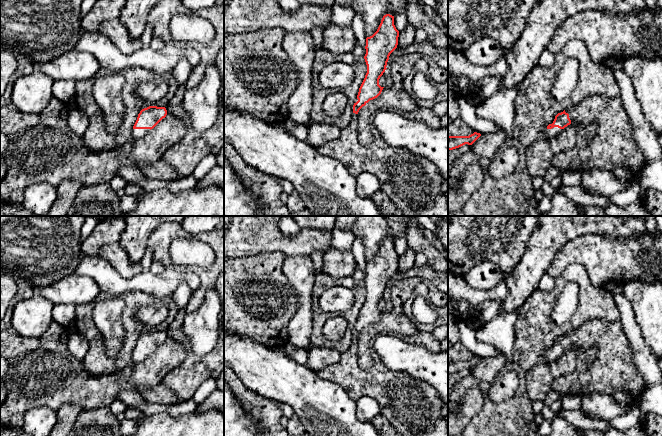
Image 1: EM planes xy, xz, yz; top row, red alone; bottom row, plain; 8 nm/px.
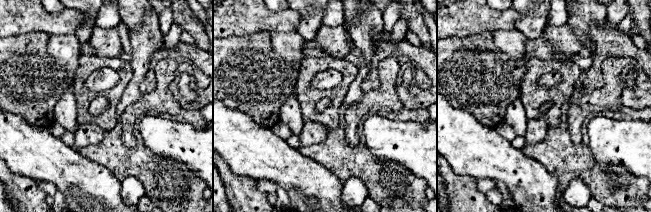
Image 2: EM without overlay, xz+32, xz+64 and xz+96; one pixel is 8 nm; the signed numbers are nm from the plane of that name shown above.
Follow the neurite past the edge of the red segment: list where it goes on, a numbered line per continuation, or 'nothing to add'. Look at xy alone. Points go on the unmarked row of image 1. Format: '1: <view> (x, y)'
1: xy (136, 357)

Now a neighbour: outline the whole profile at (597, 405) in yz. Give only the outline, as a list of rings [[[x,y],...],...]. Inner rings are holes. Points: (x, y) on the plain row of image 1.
[[[593,392],[581,396],[581,411],[592,418],[611,421],[627,410],[628,407],[620,405],[614,397],[608,394]]]

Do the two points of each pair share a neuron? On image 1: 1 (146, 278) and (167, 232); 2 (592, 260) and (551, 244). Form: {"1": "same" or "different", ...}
{"1": "different", "2": "different"}

